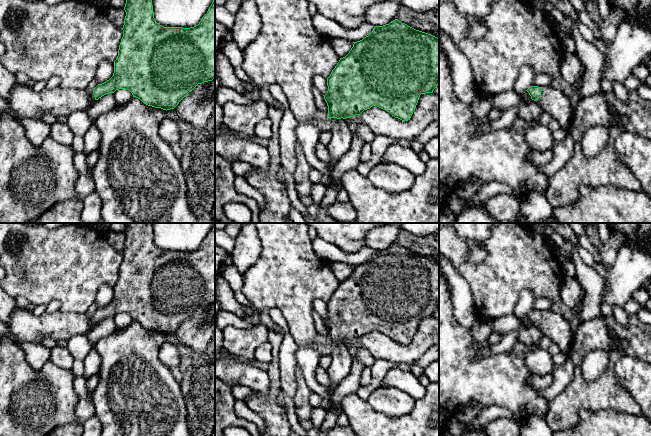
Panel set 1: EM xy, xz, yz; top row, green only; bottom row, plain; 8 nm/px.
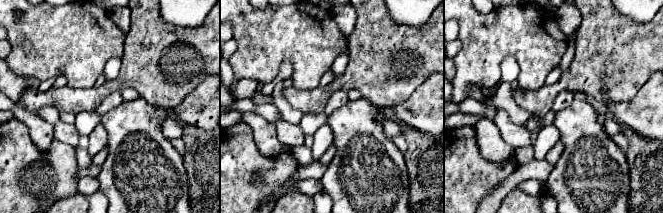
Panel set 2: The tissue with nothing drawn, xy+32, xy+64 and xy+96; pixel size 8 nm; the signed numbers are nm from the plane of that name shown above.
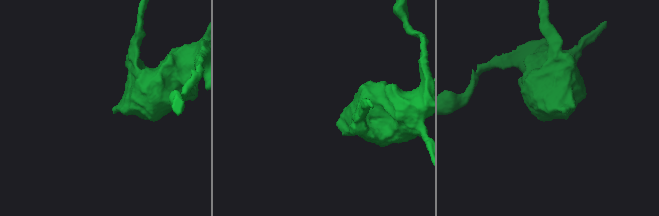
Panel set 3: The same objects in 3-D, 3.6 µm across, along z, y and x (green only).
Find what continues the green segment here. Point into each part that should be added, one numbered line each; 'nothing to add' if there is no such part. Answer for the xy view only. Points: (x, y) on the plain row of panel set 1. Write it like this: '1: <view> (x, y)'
1: xy (23, 325)

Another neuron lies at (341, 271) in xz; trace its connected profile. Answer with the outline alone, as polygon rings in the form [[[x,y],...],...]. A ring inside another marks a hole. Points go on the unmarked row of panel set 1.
[[[330,262],[329,266],[338,279],[338,281],[343,282],[345,281],[351,272],[353,271],[354,266],[349,265],[347,263],[340,263],[340,262]]]

